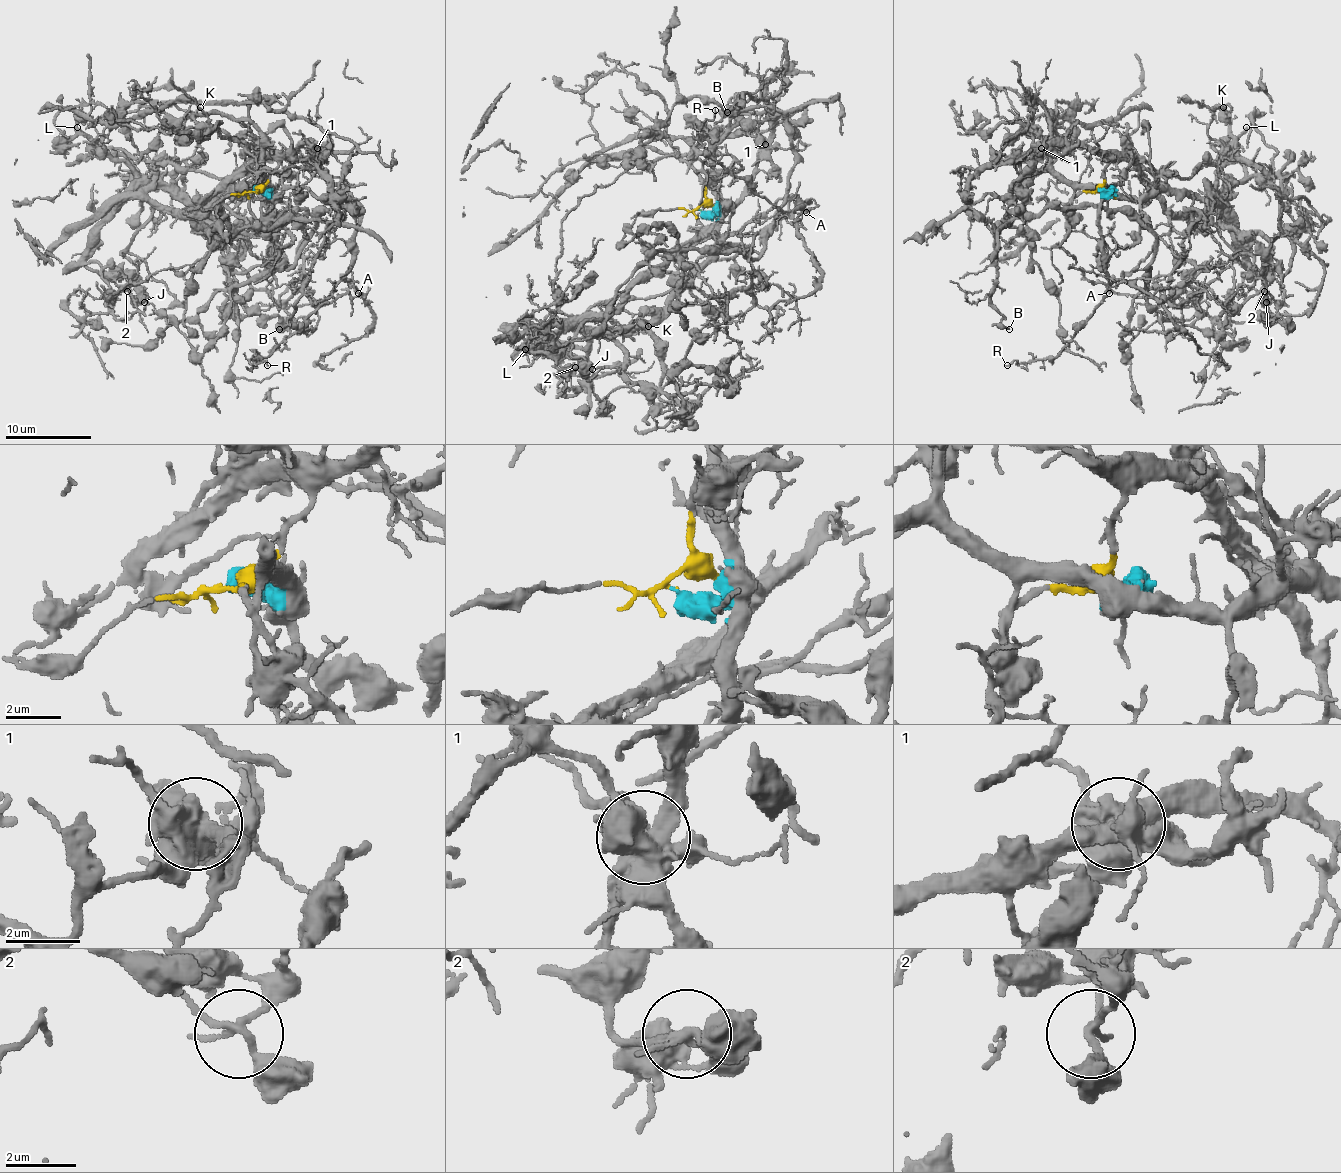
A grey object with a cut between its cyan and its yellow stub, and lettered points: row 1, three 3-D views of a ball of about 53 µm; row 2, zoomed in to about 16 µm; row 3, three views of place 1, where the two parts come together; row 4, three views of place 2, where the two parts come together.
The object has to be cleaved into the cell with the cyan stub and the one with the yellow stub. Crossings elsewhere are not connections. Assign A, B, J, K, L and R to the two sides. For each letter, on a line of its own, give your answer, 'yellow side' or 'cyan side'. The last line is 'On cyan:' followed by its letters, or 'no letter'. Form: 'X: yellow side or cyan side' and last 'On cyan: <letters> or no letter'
A: yellow side
B: yellow side
J: cyan side
K: cyan side
L: cyan side
R: yellow side
On cyan: J, K, L

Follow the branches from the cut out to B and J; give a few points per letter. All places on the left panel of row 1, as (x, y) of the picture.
B: (250, 191), (299, 143), (321, 152), (319, 173), (334, 219), (287, 324), (278, 328)
J: (250, 191), (269, 197), (229, 193), (205, 199), (158, 186), (132, 189), (100, 227), (85, 264), (145, 302)

